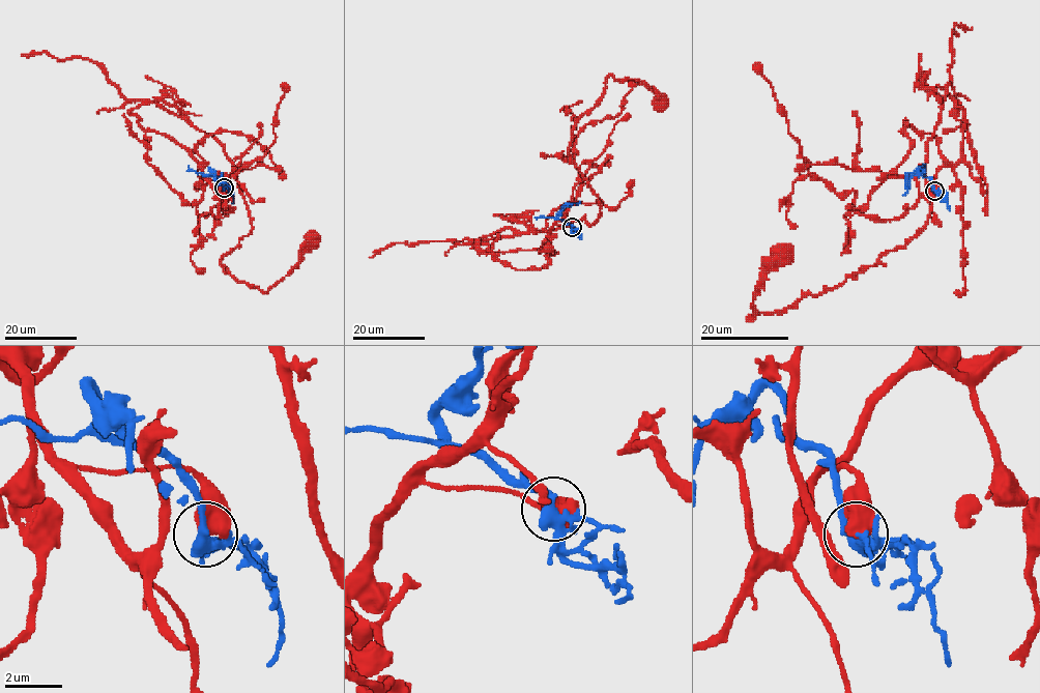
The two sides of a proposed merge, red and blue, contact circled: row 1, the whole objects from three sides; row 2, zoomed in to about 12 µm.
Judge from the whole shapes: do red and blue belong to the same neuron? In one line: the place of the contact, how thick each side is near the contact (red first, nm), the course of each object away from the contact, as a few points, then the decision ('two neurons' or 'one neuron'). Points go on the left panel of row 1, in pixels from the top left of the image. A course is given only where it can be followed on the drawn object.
place (224, 188); calibres 700 and 360 nm; course red (224, 188), (130, 112), (159, 103), (223, 147), (252, 230), (222, 256), (225, 272), (267, 290), (312, 237); course blue (224, 188), (209, 169), (215, 180), (226, 182), (231, 191); two neurons

